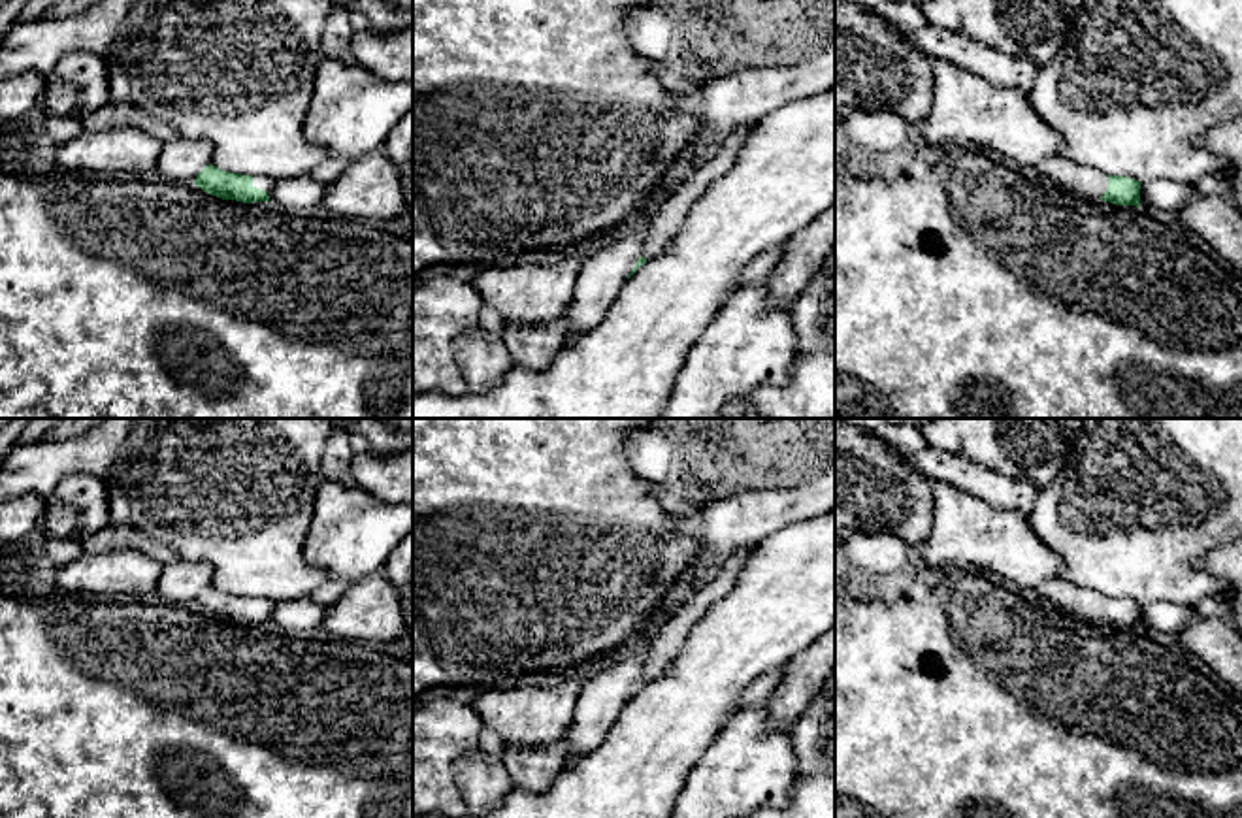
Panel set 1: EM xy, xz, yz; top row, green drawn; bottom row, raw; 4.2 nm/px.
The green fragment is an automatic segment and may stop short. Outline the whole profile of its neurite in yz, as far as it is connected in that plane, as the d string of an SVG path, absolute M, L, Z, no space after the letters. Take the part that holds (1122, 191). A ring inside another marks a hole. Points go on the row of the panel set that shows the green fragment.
M1050 156L1033 166L1037 177L1054 183L1063 192L1116 205L1140 207L1140 185L1125 175L1106 175L1089 166L1078 166L1063 156Z

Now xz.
M756 124L735 130L722 145L720 153L711 162L707 162L688 185L684 185L660 207L645 243L643 256L637 260L628 279L646 260L652 260L669 249L673 236L678 232L692 205L703 196L712 181L722 177L733 166L754 126Z

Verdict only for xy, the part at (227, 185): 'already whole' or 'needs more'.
needs more

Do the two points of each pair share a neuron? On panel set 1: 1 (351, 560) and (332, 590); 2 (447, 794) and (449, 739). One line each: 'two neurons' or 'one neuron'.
1: two neurons
2: one neuron

